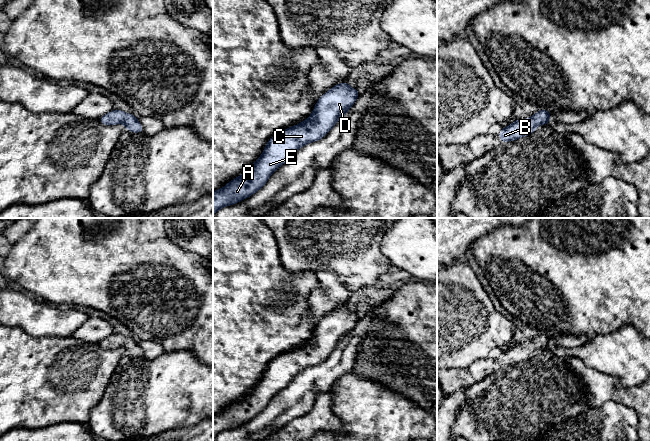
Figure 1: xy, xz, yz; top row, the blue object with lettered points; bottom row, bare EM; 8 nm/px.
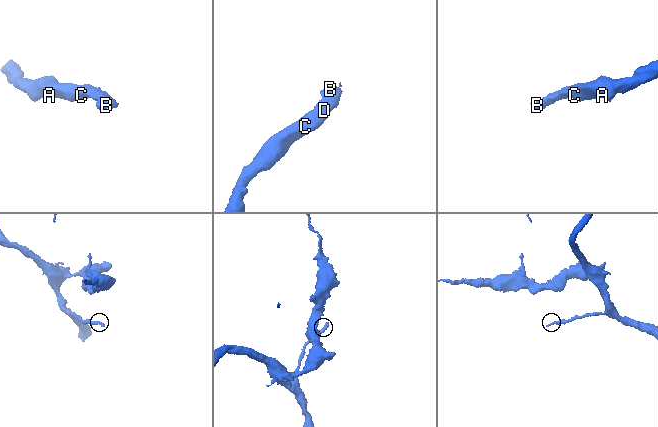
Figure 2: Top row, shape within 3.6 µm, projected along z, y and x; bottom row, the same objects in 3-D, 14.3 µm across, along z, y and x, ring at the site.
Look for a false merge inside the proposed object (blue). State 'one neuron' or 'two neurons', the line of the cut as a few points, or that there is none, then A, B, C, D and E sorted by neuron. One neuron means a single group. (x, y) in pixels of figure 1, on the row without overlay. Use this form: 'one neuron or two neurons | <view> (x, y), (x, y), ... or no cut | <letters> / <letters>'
one neuron | no cut | A B C D E

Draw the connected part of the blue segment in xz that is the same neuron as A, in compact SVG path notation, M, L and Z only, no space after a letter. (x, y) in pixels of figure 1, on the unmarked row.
M347 305L339 307L330 312L325 318L319 321L311 339L297 349L286 352L272 360L260 381L242 399L235 401L226 410L213 415L213 439L222 431L231 430L245 424L259 415L267 406L270 400L303 370L324 362L327 357L343 343L345 338L354 329L360 316L351 312Z

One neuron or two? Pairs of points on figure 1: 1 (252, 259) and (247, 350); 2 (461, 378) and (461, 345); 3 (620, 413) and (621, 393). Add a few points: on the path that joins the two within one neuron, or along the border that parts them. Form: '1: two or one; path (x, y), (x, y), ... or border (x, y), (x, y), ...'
1: one; path (246, 282), (245, 327)
2: two; border (483, 358), (476, 359), (465, 367), (447, 369)
3: two; border (597, 407), (614, 400), (631, 407), (638, 418)

